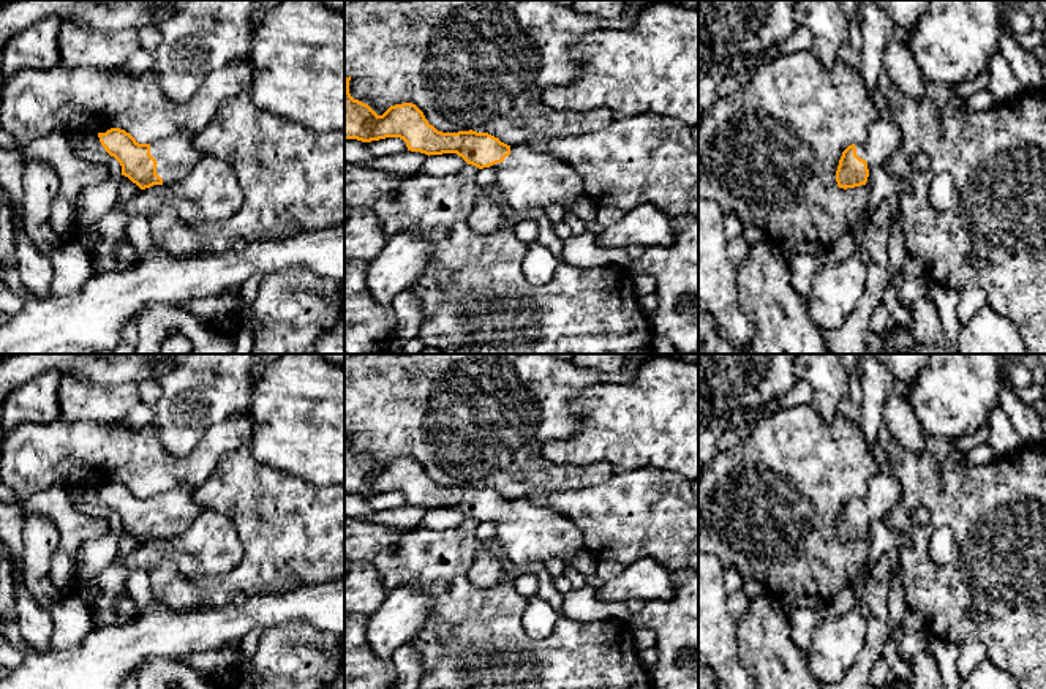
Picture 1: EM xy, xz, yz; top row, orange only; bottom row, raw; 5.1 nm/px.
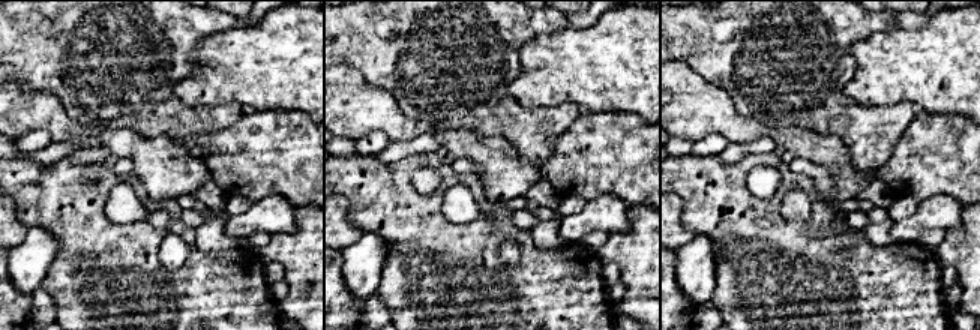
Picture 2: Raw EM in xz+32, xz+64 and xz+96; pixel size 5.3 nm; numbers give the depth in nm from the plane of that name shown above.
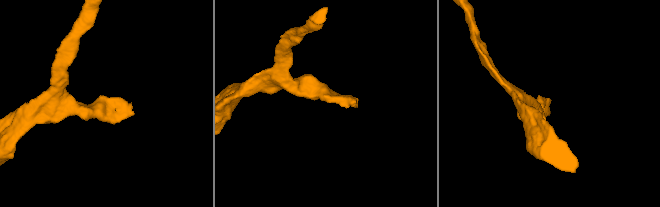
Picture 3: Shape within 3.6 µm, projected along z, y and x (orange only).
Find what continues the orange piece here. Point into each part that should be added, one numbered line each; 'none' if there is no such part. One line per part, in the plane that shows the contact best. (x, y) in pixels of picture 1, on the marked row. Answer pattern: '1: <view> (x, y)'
1: xy (176, 157)

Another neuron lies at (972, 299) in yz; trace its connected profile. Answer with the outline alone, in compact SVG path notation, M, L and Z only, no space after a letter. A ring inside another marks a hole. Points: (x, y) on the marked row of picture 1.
M980 286L961 291L956 314L961 322L970 321L986 305L986 294Z

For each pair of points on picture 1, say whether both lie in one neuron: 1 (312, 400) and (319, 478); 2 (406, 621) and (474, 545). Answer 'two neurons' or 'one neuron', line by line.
1: one neuron
2: two neurons

